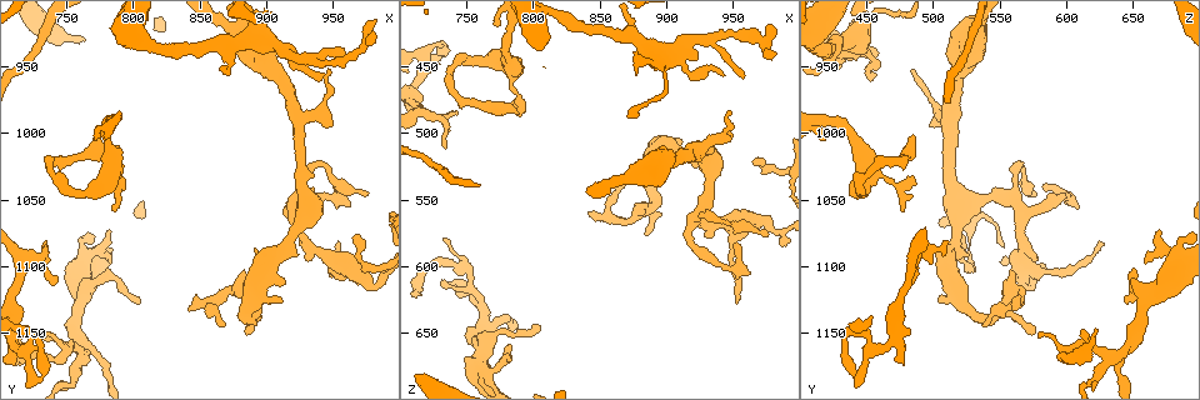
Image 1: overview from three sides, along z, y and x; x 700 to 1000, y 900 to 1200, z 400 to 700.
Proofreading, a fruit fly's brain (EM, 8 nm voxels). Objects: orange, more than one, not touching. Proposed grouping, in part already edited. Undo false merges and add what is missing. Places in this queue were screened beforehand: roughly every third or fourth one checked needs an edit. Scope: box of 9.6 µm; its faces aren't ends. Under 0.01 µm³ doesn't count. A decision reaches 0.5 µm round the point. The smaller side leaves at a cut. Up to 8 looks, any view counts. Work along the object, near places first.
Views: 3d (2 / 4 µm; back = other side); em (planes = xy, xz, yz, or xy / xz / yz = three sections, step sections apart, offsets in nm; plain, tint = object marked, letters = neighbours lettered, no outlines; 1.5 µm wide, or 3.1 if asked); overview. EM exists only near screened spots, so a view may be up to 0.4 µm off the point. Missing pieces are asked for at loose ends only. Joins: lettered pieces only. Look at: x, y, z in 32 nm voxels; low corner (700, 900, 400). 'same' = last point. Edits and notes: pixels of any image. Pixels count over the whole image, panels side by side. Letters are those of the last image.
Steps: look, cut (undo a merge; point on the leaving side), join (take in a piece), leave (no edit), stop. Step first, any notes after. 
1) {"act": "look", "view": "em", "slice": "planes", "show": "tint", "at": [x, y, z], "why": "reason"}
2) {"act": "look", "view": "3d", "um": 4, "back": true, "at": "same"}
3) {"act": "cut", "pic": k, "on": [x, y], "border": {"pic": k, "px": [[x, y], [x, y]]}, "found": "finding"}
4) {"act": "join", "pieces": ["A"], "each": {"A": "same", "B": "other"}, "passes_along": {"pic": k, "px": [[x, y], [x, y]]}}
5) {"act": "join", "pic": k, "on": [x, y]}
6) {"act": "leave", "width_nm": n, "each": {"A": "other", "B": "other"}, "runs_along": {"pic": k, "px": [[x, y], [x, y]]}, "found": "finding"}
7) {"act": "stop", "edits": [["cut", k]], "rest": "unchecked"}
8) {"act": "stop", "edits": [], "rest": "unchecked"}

{"act": "look", "view": "em", "slice": "planes", "show": "letters", "at": [784, 1096, 658]}

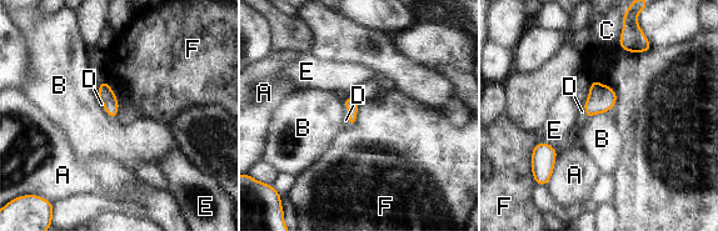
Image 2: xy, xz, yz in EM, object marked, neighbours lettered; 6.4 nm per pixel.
{"act": "join", "pic": 2, "on": [345, 120], "longest_contact_nm": ["F", 260], "each": {"A": "other", "B": "other", "C": "other", "D": "same", "E": "other", "F": "other"}, "found": "the neuron continues"}

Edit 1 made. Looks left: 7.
{"act": "look", "view": "overview", "why": "see it whole again"}

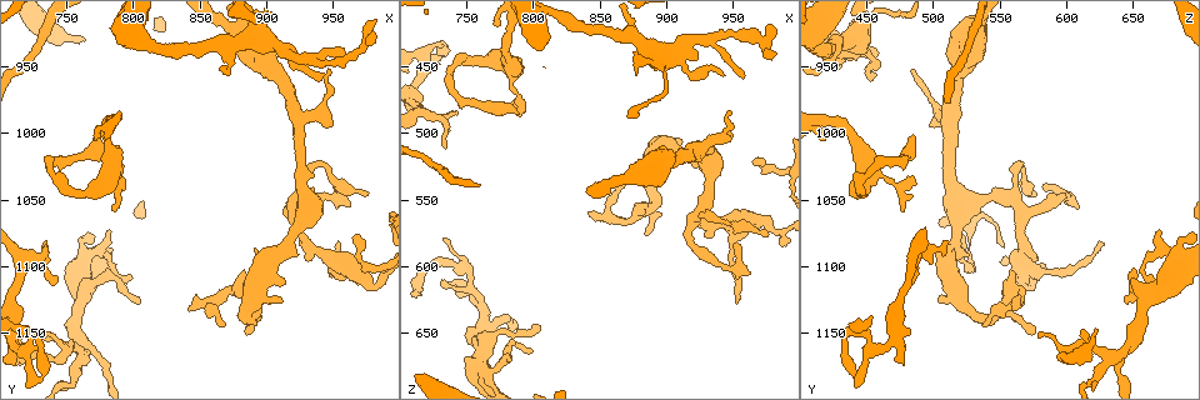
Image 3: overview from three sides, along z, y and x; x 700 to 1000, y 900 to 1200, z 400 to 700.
{"act": "look", "view": "em", "slice": "planes", "show": "plain", "at": [868, 1144, 536], "why": "branch stops here"}

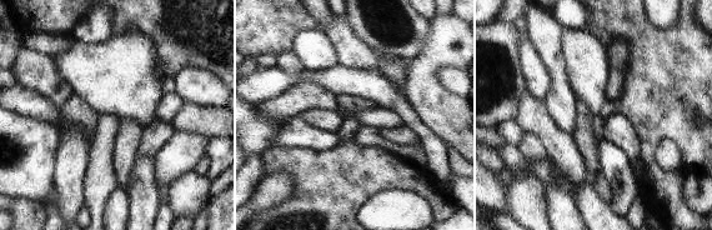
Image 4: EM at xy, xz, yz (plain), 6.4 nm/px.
{"act": "look", "view": "em", "slice": "planes", "show": "letters", "at": "same"}

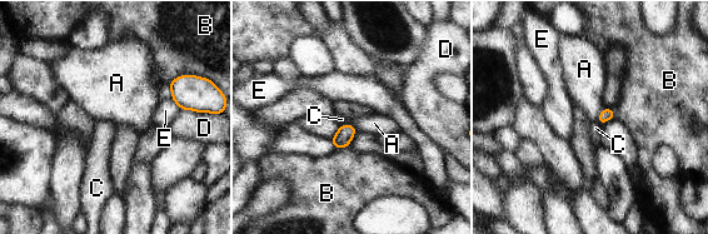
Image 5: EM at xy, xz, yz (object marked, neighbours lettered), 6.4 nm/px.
{"act": "leave", "width_nm": 90, "each": {"A": "other", "B": "other", "C": "other", "D": "other", "E": "other"}, "border": {"pic": 5, "px": [[603, 106], [596, 120]]}, "found": "none of them fits"}

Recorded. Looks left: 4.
{"act": "look", "view": "em", "slice": "planes", "show": "letters", "at": [734, 1080, 510], "why": "branch stops here"}

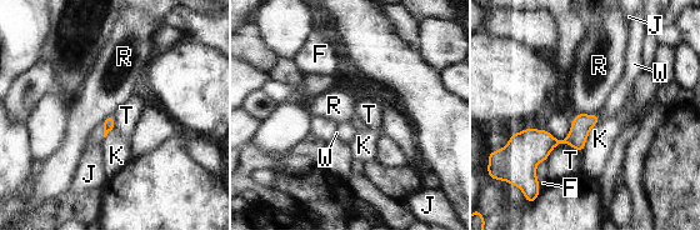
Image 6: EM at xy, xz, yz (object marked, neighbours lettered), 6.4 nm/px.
{"act": "leave", "each": {"F": "other", "J": "other", "K": "other", "R": "other", "T": "other", "W": "other"}, "border": {"pic": 6, "px": [[578, 113], [598, 115]]}, "found": "no lettered piece goes on from it"}

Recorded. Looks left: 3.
{"act": "stop", "edits": [["join", 2]], "rest": "unchecked"}

